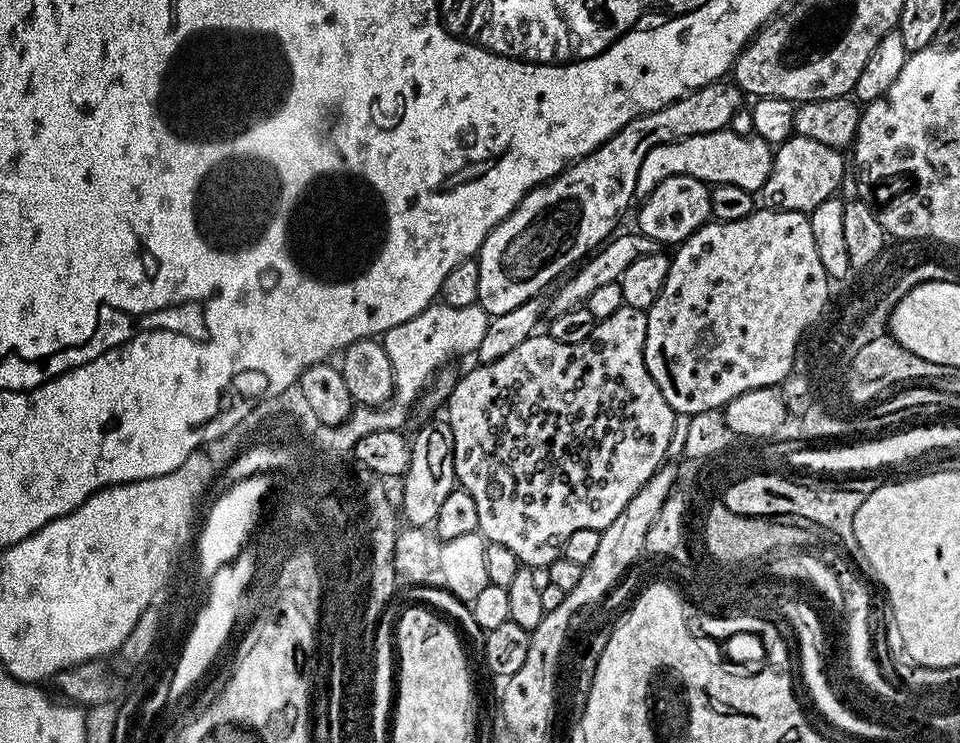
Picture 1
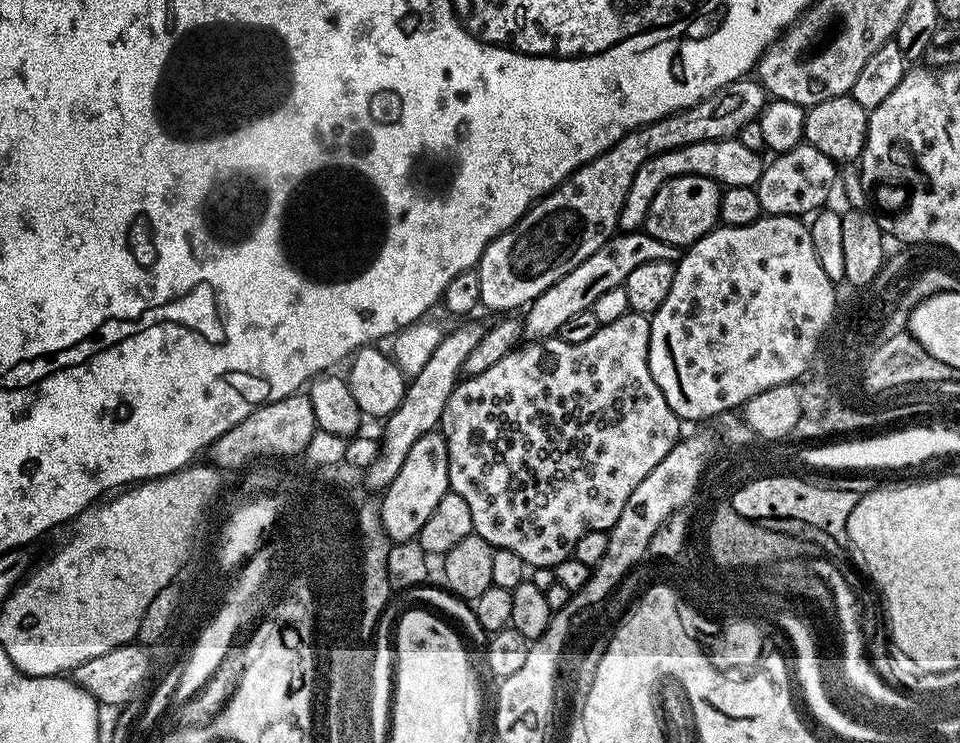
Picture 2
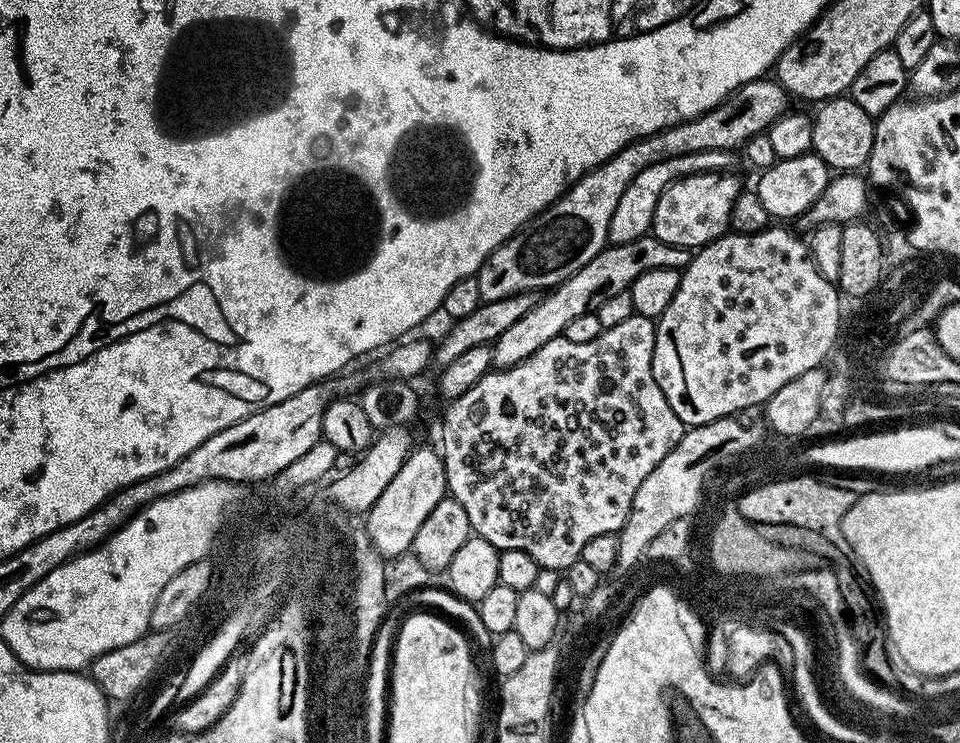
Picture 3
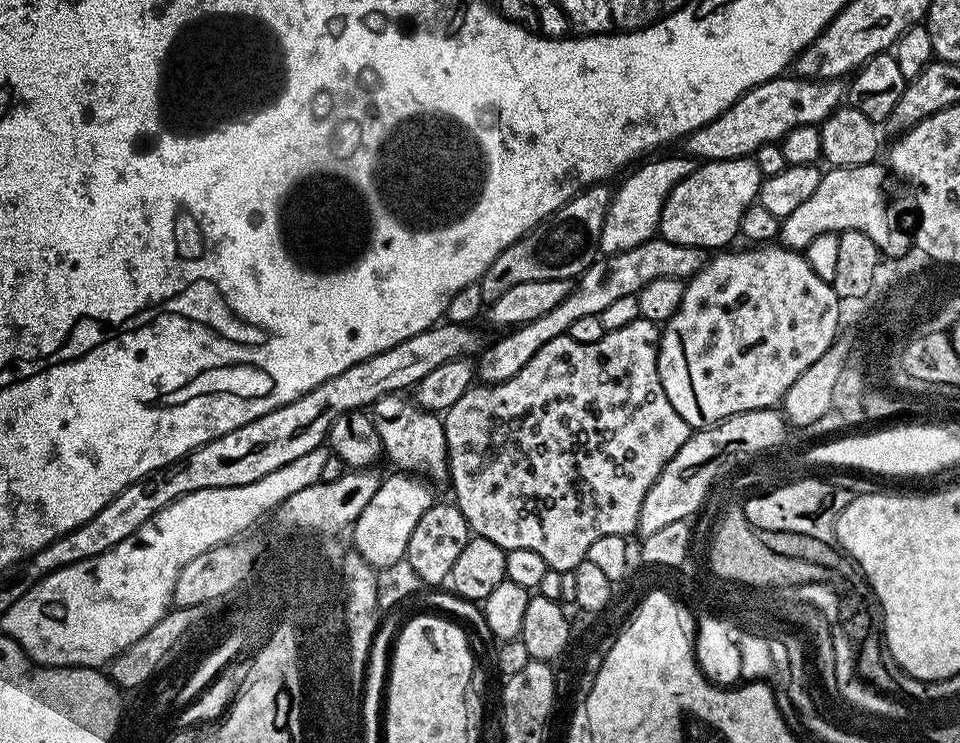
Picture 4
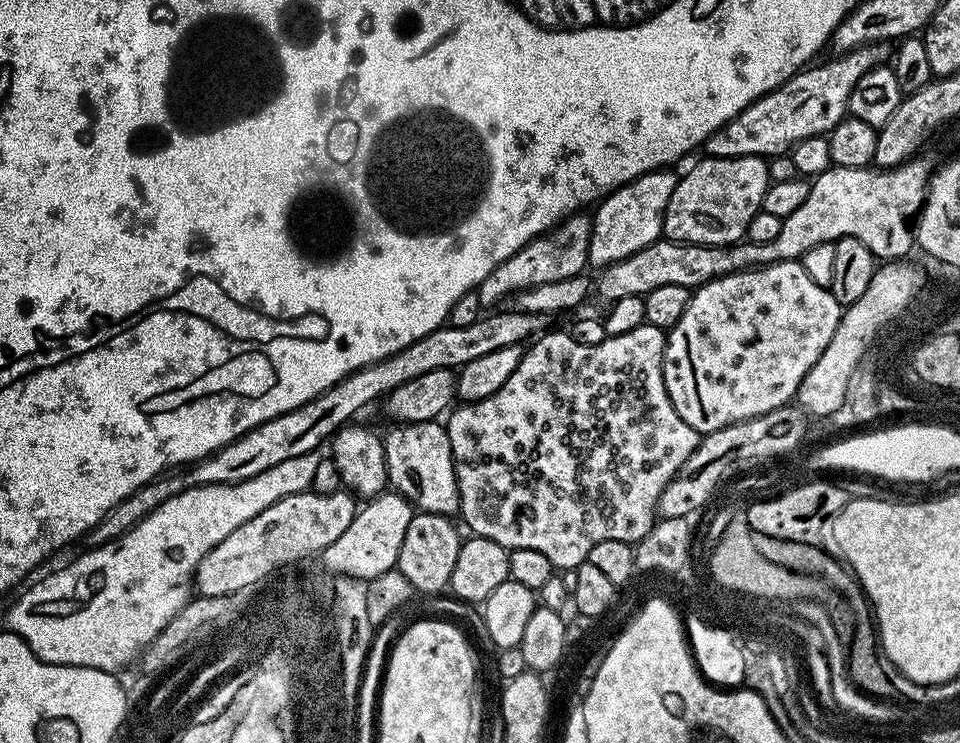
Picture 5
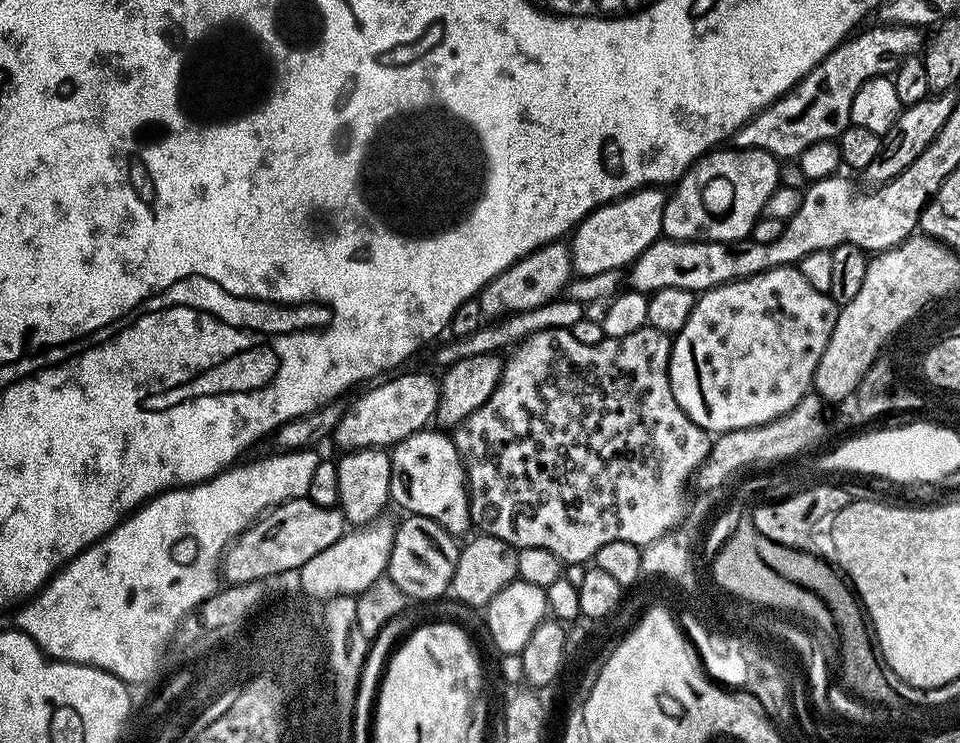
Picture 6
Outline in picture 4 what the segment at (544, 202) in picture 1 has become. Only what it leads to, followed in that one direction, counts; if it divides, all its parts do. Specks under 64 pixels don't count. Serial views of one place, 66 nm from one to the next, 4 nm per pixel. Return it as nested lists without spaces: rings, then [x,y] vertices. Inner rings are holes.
[[[781,74],[772,80],[754,86],[749,92],[743,92],[738,98],[738,102],[734,102],[734,106],[730,106],[725,112],[718,114],[718,118],[706,122],[706,126],[685,136],[682,141],[683,155],[697,162],[743,160],[751,157],[760,147],[783,140],[786,134],[790,134],[790,130],[794,130],[798,126],[823,124],[827,116],[845,99],[845,96],[846,88],[840,80],[806,80],[792,74]],[[598,183],[579,192],[573,200],[563,204],[555,216],[531,228],[518,242],[502,250],[478,281],[485,302],[499,298],[510,286],[518,286],[518,282],[542,282],[542,278],[572,280],[588,269],[597,259],[602,226],[608,213],[610,192],[604,188],[607,187],[603,183]]]

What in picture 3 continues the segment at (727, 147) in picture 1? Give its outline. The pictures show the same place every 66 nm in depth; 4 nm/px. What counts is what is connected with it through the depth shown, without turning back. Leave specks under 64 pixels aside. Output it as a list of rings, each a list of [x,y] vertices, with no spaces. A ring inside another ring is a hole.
[[[702,150],[696,154],[682,154],[678,158],[659,160],[634,178],[630,186],[626,186],[626,194],[618,201],[618,210],[610,218],[610,230],[608,231],[608,244],[625,244],[634,242],[638,238],[649,235],[654,210],[658,206],[658,198],[668,189],[668,185],[675,180],[683,180],[685,176],[693,176],[699,172],[727,172],[735,169],[735,155],[726,150]]]

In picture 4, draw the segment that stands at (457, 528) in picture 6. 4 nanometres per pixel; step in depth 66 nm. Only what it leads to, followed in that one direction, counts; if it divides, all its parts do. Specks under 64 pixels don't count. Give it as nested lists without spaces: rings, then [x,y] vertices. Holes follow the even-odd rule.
[[[395,392],[378,398],[370,409],[374,426],[380,435],[383,455],[393,464],[393,469],[404,474],[415,474],[420,478],[432,480],[449,479],[448,447],[444,433],[444,421],[437,413],[421,408],[407,395]],[[412,403],[412,404],[411,404]],[[429,476],[429,477],[428,477]],[[432,479],[432,480],[431,480]]]

